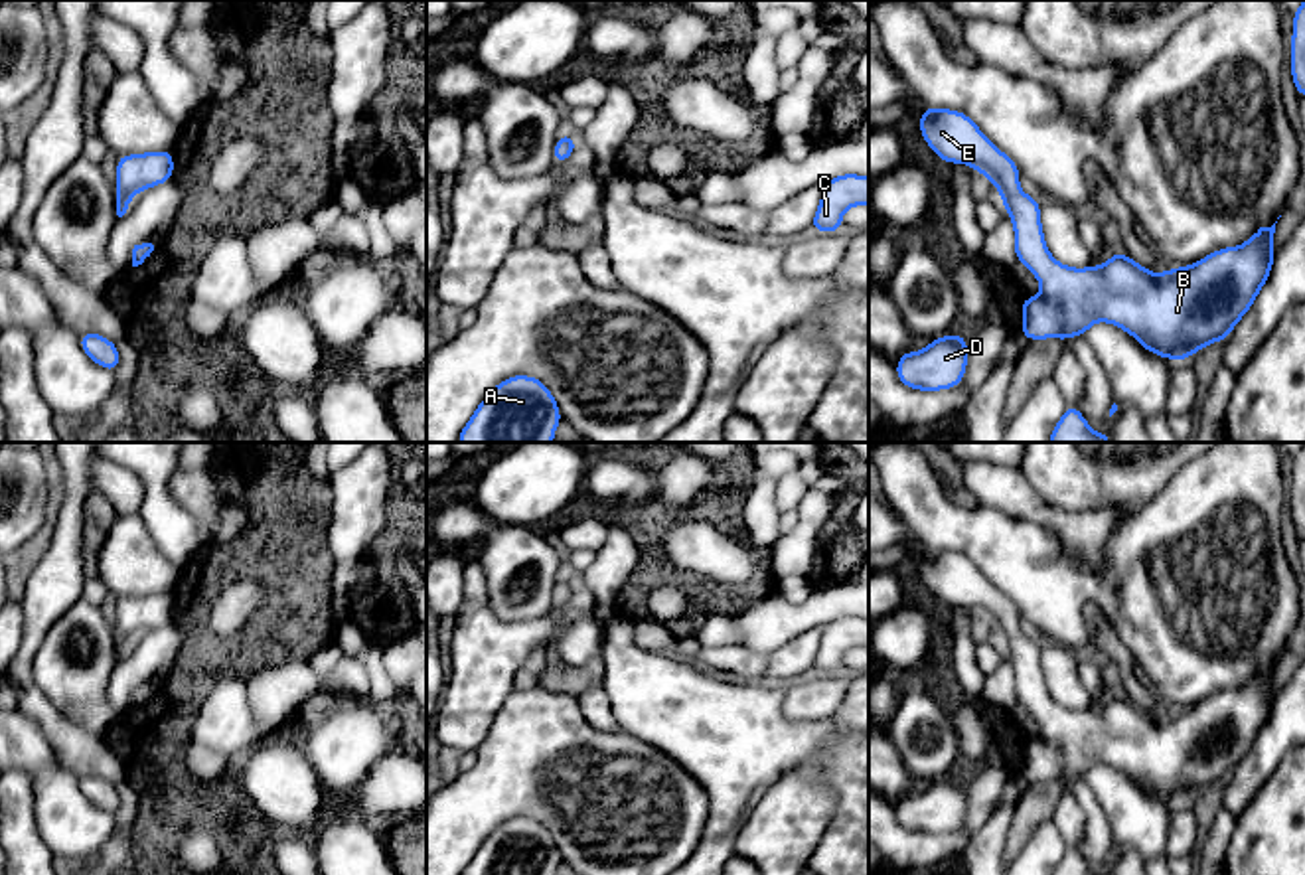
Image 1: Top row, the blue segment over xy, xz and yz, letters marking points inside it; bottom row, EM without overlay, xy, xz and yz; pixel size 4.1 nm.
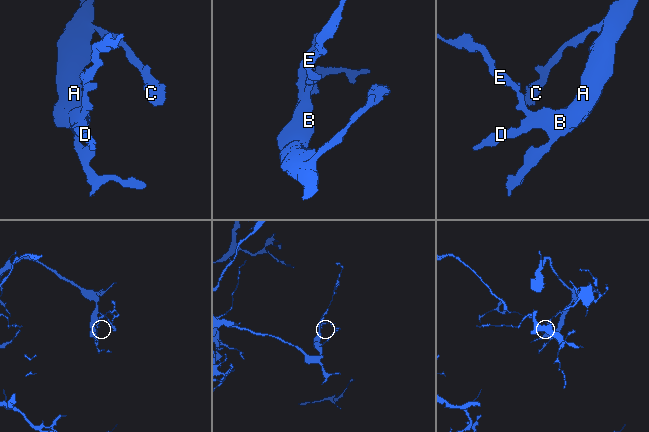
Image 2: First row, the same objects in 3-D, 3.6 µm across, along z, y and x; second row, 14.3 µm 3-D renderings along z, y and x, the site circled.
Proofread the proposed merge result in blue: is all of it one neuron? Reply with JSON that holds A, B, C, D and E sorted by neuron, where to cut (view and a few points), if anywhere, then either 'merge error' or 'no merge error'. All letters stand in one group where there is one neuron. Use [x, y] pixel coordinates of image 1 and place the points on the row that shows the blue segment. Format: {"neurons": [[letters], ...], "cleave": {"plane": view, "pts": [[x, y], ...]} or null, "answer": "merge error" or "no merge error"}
{"neurons": [["A", "B", "C", "D", "E"]], "cleave": null, "answer": "no merge error"}

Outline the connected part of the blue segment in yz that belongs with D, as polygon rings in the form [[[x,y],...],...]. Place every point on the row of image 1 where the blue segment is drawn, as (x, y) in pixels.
[[[963,334],[930,340],[922,352],[904,352],[896,359],[896,379],[914,391],[954,389],[963,381],[967,367]]]

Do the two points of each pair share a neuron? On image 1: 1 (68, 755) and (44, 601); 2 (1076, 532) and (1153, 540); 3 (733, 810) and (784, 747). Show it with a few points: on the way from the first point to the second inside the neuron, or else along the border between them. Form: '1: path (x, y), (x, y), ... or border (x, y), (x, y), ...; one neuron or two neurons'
1: path (46, 717), (24, 686), (32, 638); one neuron
2: border (1116, 524), (1096, 569), (1065, 554); two neurons
3: path (737, 795), (768, 763); one neuron

